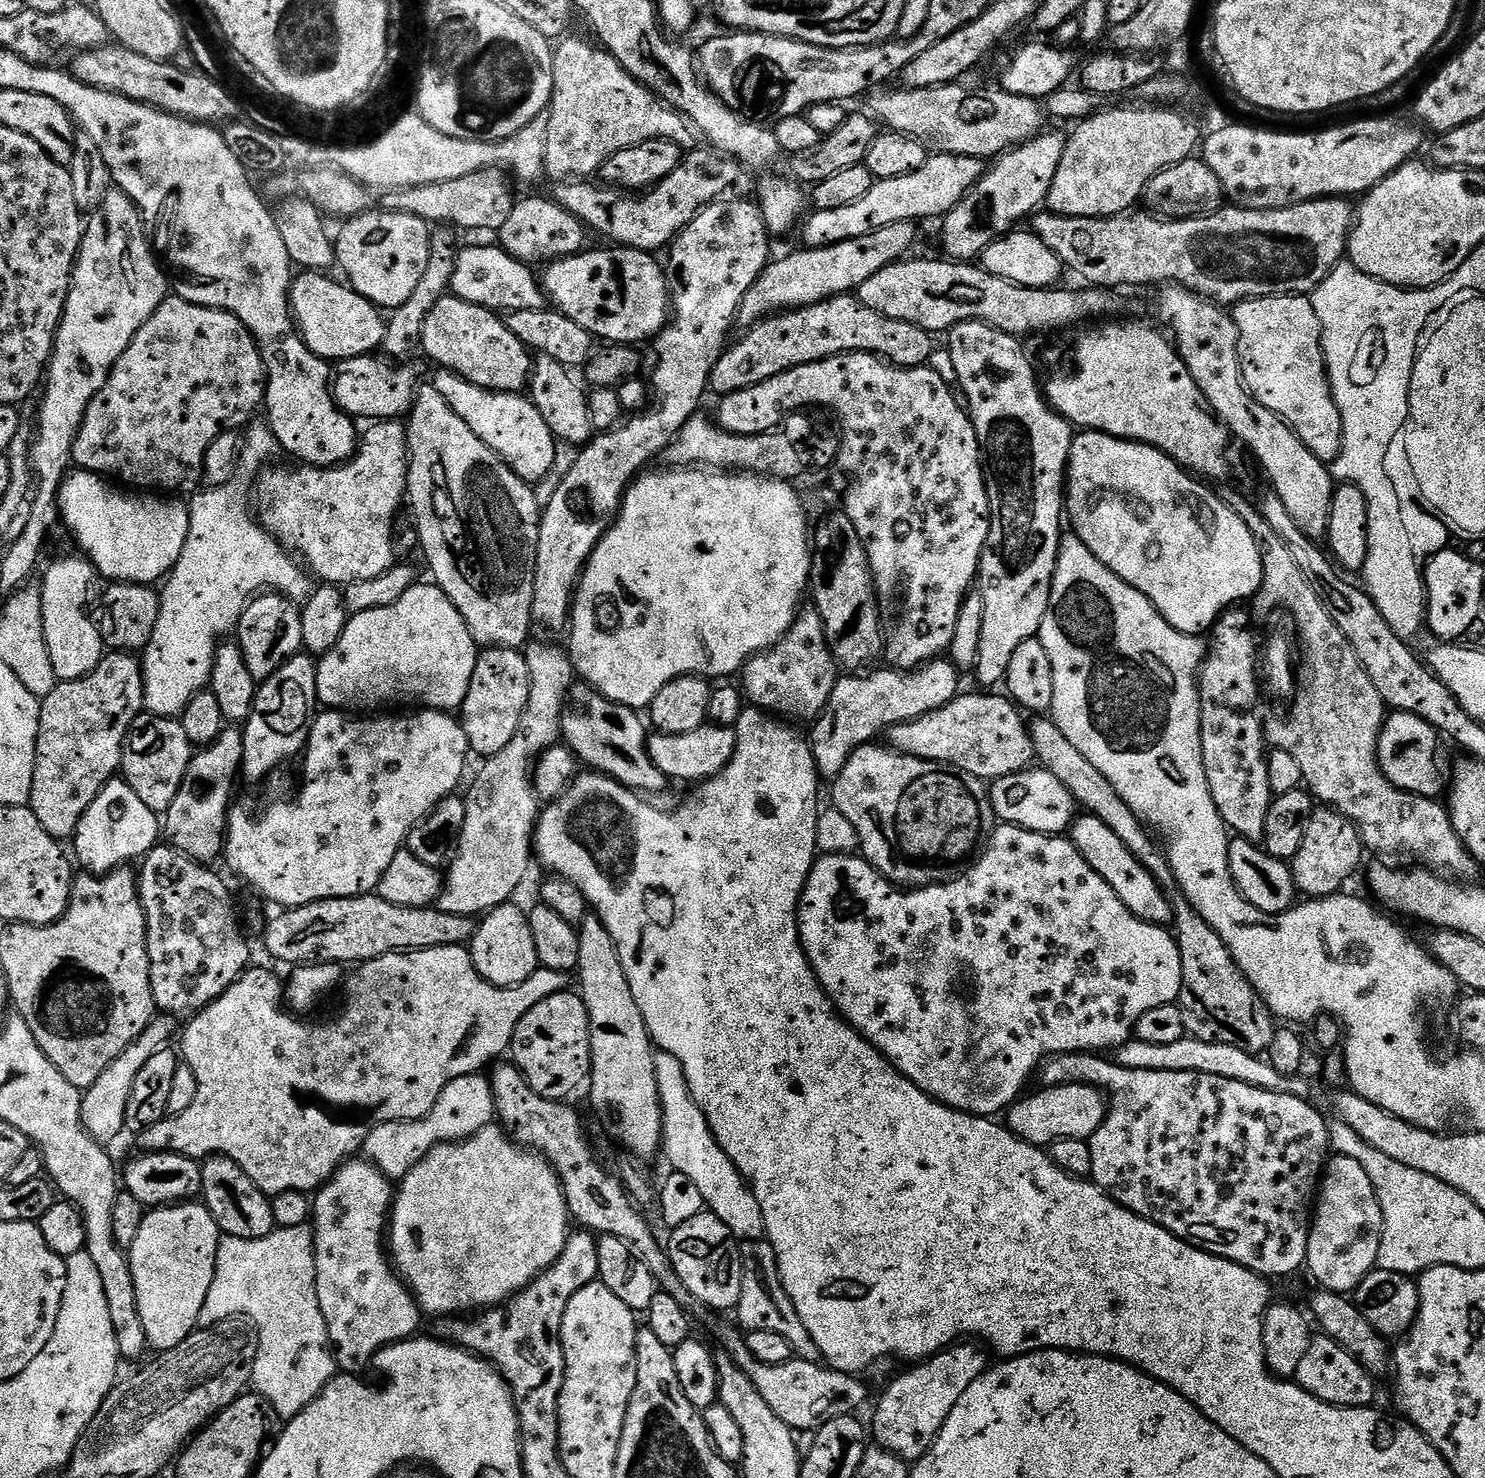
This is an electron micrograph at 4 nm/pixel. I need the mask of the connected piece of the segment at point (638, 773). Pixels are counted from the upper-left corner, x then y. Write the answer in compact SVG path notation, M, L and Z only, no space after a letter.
M576 682L576 683L573 683L571 687L569 687L568 696L564 700L564 709L562 710L562 718L560 719L560 734L561 734L563 743L566 745L566 747L568 747L568 749L572 753L575 754L577 761L579 761L581 765L587 766L589 769L595 770L597 773L603 774L605 776L609 776L610 778L614 778L618 784L623 784L625 789L631 790L633 792L638 792L641 794L648 794L647 792L664 792L667 790L668 787L670 787L670 781L667 776L664 776L662 774L662 770L658 770L658 766L654 766L654 762L652 761L652 759L650 759L650 757L648 757L648 737L650 735L650 732L649 732L649 729L646 727L646 724L645 724L646 729L644 729L644 724L642 721L640 721L640 716L641 716L641 713L637 711L637 709L627 708L626 706L622 706L618 702L610 702L610 698L606 698L603 694L601 694L601 692L593 692L592 687L589 686L589 684L586 684L583 682Z

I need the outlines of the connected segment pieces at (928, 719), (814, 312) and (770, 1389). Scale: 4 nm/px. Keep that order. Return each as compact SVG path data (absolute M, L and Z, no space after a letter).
M972 692L969 696L964 695L956 695L949 704L930 714L922 714L922 718L889 728L886 733L887 743L905 756L953 764L985 782L1029 767L1036 751L1026 720L1024 724L1025 717L1021 709L1004 694L979 696Z
M852 294L834 296L821 304L811 304L809 308L773 314L747 329L743 335L736 345L725 347L714 366L710 388L713 393L716 391L717 397L766 382L766 378L774 378L774 374L782 374L794 366L818 362L843 352L870 352L900 368L927 365L932 356L933 337L930 333L910 322L886 318L886 314L870 310Z
M735 1323L724 1324L716 1332L719 1347L735 1364L744 1371L758 1386L758 1394L766 1398L766 1406L786 1422L786 1426L797 1433L810 1432L839 1416L851 1416L859 1413L868 1392L864 1384L855 1375L830 1368L823 1363L814 1363L791 1359L786 1364L770 1366L766 1362L758 1362L754 1354L750 1354L745 1333Z

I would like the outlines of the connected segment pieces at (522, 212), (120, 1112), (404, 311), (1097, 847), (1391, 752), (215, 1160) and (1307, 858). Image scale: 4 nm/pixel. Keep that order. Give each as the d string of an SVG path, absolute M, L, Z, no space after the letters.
M532 196L529 200L517 199L513 203L510 218L506 218L506 226L499 230L498 244L515 260L521 260L529 266L537 266L536 264L543 265L545 262L575 256L585 247L584 232L586 233L586 228L580 219L558 207L555 200Z
M157 1015L152 1024L146 1026L146 1030L142 1030L140 1037L126 1050L122 1050L122 1054L118 1058L114 1058L114 1062L110 1062L110 1066L106 1066L106 1070L102 1070L102 1078L98 1078L98 1082L94 1082L94 1086L90 1086L83 1093L80 1113L84 1129L101 1144L111 1145L111 1140L119 1132L125 1131L126 1102L130 1102L130 1090L134 1090L134 1078L138 1078L142 1066L146 1066L146 1062L150 1062L150 1058L154 1058L154 1054L158 1054L158 1050L169 1043L168 1039L172 1036L171 1022L173 1023L167 1015Z
M442 228L431 235L430 258L426 264L426 270L423 271L422 280L418 282L414 294L400 308L395 309L385 323L382 352L389 361L407 361L409 359L408 355L420 348L422 330L424 329L425 320L429 316L430 310L434 308L443 296L447 295L451 287L457 249L455 247L452 248L452 236L448 232L451 231Z
M1091 814L1077 815L1070 829L1070 839L1082 854L1082 858L1090 862L1092 869L1102 874L1102 878L1106 878L1110 890L1114 890L1114 894L1118 894L1118 898L1122 898L1125 906L1133 909L1140 919L1161 926L1173 923L1172 901L1169 893L1161 888L1154 874L1150 874L1150 870L1146 870L1142 862L1134 854L1130 854L1126 846L1122 846L1122 838L1118 838L1118 834L1114 834L1114 830L1106 826L1106 822Z
M1389 711L1376 751L1382 774L1386 774L1394 787L1419 796L1439 797L1446 784L1445 777L1444 780L1440 777L1440 742L1442 736L1439 732L1415 713Z
M209 1156L200 1164L202 1170L202 1190L200 1196L204 1207L210 1210L214 1222L224 1236L243 1240L261 1240L276 1231L276 1219L270 1197L255 1184L234 1162L225 1156Z
M1317 807L1308 820L1302 846L1290 862L1297 893L1304 898L1337 895L1343 889L1340 887L1359 870L1360 863L1362 868L1364 854L1366 847L1360 839L1360 831L1349 822L1347 816L1334 808Z

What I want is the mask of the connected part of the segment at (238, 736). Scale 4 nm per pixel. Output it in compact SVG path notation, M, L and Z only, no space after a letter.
M228 726L214 742L203 745L193 751L190 766L186 766L186 778L182 778L179 794L170 802L168 811L162 820L162 832L169 836L171 847L177 848L191 860L199 864L211 865L211 860L220 860L226 833L228 814L232 800L232 787L236 776L242 772L242 754L244 753L244 733L239 727Z

